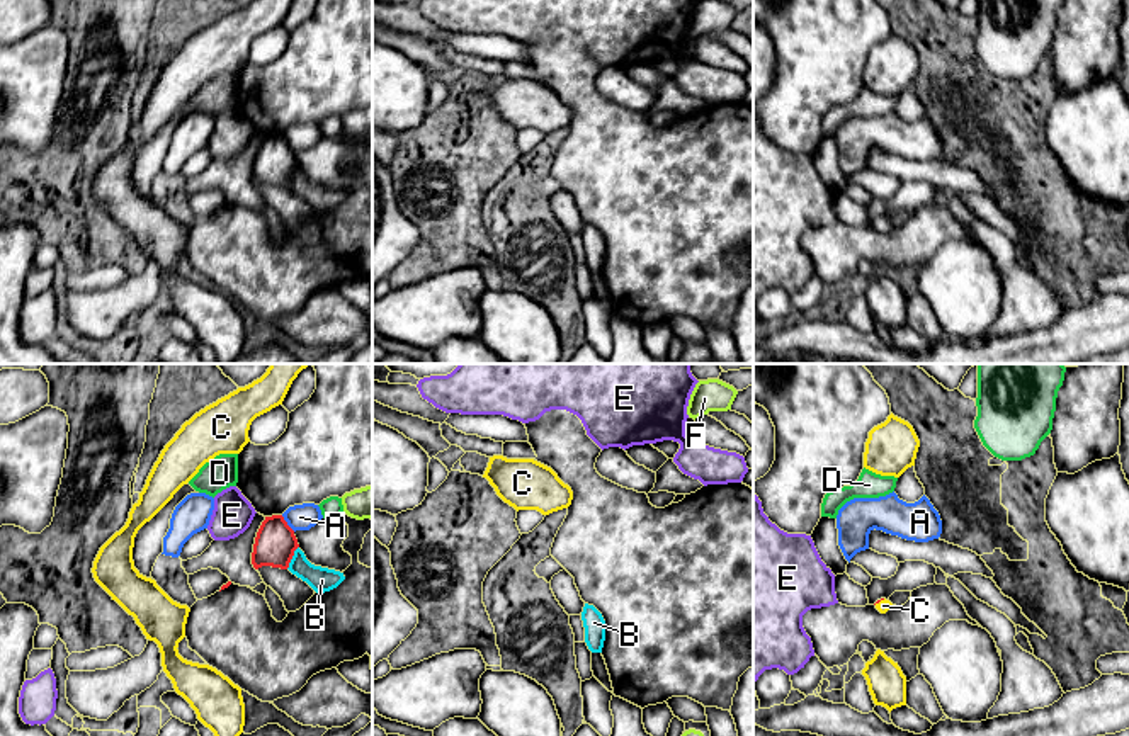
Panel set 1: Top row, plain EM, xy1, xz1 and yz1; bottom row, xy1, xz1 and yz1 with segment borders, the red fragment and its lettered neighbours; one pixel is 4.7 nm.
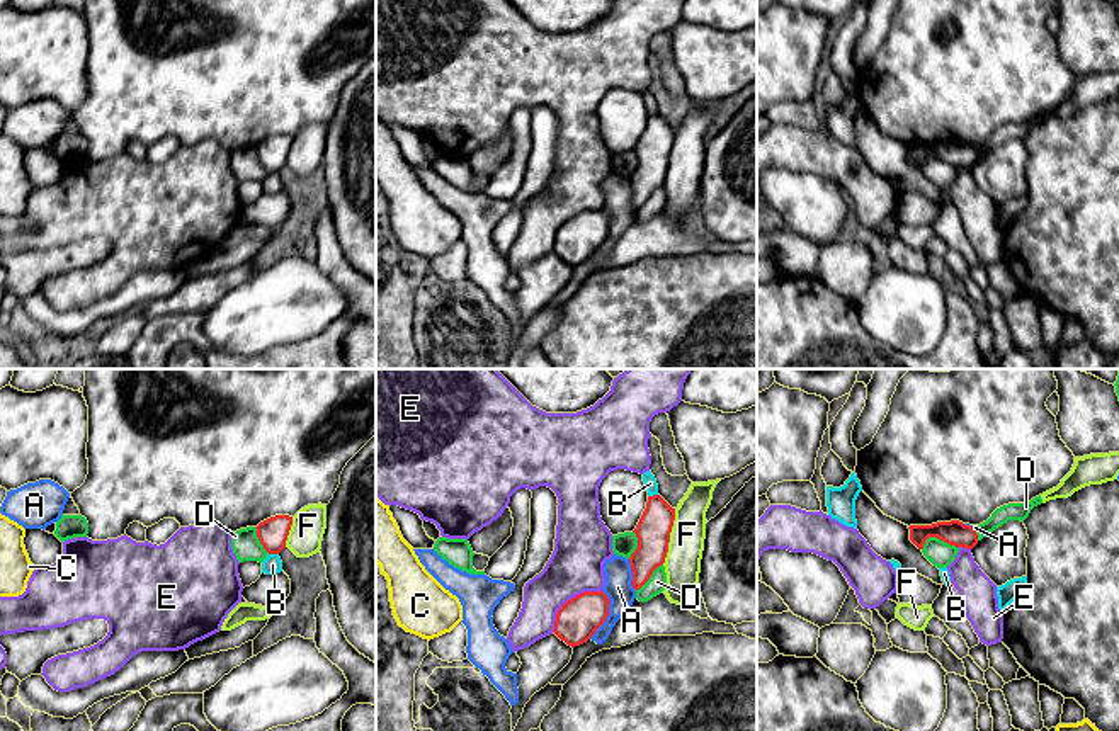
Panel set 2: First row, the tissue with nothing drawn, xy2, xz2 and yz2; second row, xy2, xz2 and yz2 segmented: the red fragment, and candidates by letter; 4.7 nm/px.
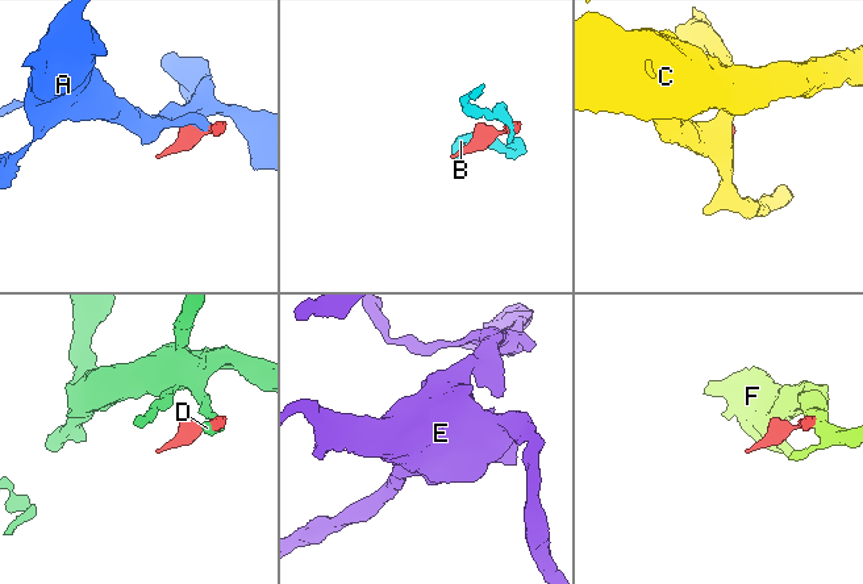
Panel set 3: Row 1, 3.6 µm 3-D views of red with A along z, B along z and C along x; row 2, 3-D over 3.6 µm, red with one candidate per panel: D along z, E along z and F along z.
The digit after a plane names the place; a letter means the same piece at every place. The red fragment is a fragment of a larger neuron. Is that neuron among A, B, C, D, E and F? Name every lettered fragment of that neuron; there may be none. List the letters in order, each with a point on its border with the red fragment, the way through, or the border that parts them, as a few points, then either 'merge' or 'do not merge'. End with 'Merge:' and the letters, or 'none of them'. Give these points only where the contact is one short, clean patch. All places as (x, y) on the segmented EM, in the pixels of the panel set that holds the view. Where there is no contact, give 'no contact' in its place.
A: meets red in xz2 at (607, 614); border along xz2 (602, 590), (609, 600), (609, 614), (589, 638); do not merge
B: meets red in xy1 at (291, 558); do not merge
C: meets red in yz1 at (879, 600); runs through yz1 (881, 599), (879, 600), (883, 605); merge
D: meets red in yz2 at (941, 539); border along yz2 (922, 544), (929, 538), (939, 538), (958, 548); do not merge
E: meets red in xz2 at (568, 600); do not merge
F: meets red in xz2 at (669, 536); border along xz2 (675, 509), (669, 551), (662, 563); do not merge
Merge: C

